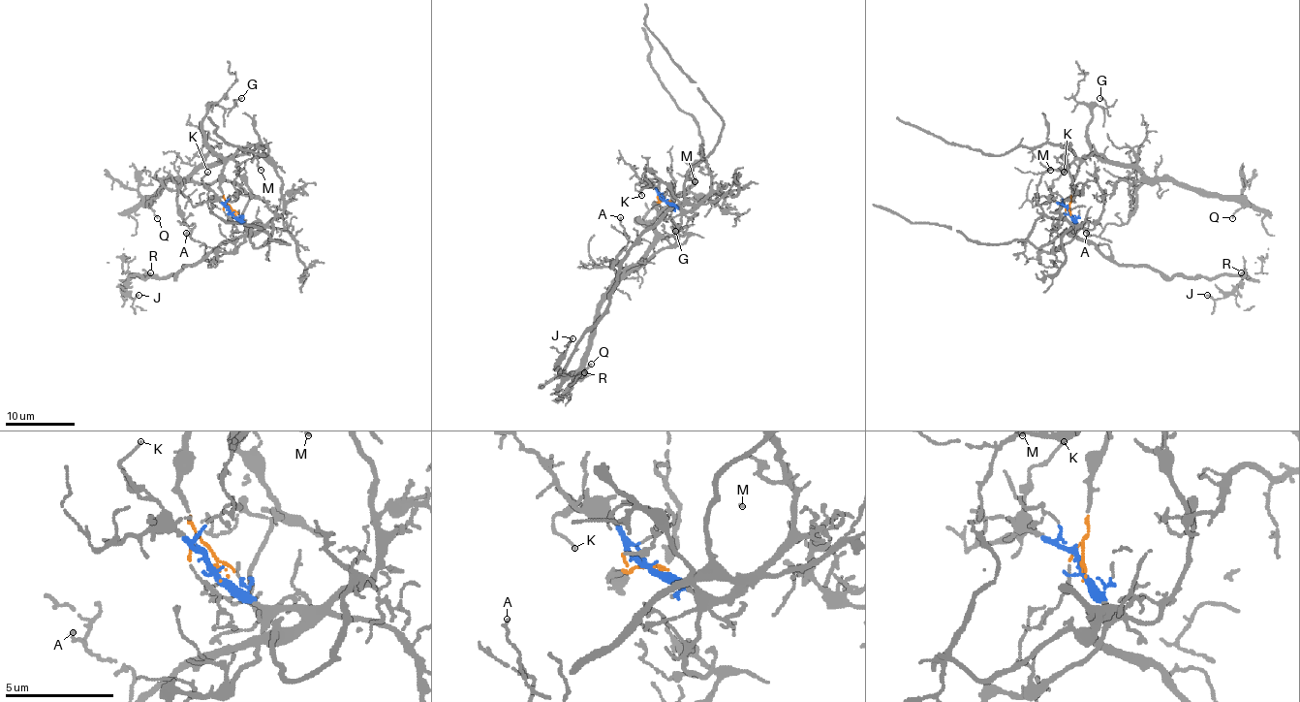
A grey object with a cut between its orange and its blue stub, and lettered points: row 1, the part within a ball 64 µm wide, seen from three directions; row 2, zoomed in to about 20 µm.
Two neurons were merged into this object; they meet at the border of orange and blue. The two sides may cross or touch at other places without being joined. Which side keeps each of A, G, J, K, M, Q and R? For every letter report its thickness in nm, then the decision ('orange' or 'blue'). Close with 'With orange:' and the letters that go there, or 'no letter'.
A: 120 nm thick; orange
G: 120 nm thick; orange
J: 190 nm thick; blue
K: 110 nm thick; blue
M: 100 nm thick; orange
Q: 120 nm thick; orange
R: 360 nm thick; blue
With orange: A, G, M, Q

